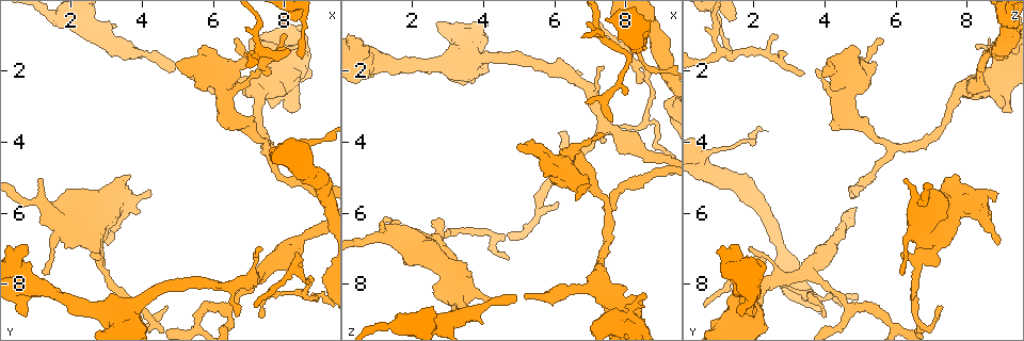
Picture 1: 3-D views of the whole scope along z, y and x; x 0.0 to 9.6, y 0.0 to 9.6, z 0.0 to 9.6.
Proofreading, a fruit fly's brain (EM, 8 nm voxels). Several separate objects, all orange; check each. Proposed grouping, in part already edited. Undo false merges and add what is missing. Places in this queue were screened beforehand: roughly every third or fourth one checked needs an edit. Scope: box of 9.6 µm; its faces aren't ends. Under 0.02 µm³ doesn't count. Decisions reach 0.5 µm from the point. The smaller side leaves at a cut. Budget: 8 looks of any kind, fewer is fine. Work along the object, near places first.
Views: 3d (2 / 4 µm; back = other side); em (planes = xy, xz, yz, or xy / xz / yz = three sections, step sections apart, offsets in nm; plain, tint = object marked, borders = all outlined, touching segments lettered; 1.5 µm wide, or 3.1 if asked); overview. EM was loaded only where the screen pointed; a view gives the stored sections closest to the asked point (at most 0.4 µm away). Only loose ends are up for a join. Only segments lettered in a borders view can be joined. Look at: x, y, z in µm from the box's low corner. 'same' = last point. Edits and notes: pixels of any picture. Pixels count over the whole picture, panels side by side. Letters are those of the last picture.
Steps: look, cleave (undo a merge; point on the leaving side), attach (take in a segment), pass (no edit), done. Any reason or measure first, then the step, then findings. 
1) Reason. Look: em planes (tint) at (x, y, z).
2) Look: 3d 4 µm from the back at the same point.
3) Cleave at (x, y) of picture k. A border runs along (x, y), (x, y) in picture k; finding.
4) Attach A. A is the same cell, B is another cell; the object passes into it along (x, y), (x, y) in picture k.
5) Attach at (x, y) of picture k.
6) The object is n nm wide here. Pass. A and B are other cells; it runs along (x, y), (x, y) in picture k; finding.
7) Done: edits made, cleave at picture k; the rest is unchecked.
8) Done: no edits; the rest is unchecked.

Tapers out. Look: 3d 4 µm at (4.75, 8.60, 7.25).

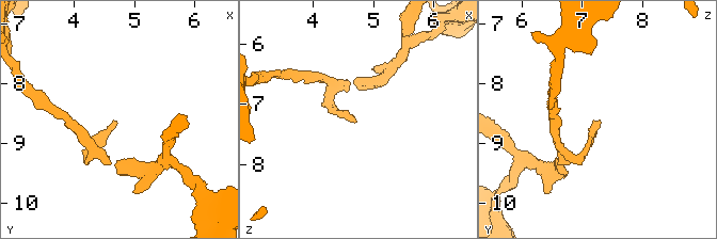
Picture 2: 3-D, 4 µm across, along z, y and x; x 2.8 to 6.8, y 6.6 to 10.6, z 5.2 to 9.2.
Look: em xy step 4 (tint) at (4.70, 8.65, 7.25).

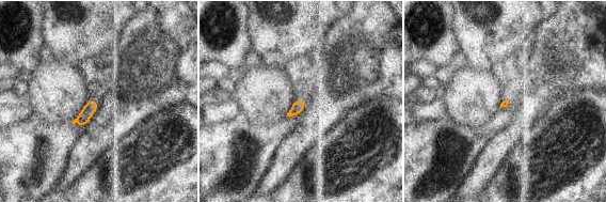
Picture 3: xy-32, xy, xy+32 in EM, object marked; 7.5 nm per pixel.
Look: em planes (borders) at the same point.

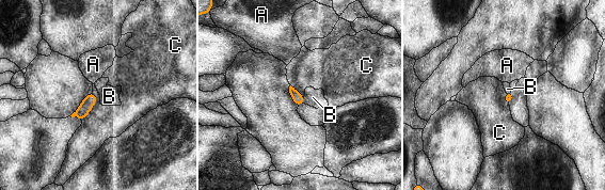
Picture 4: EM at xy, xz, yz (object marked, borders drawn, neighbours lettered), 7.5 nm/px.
Pass. A, B and C are other cells; a border runs along (93, 92), (96, 101), (81, 121) in picture 4; no lettered segment goes on from it.

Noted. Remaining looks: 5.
Free end. Look: 3d 2 µm at (7.30, 8.60, 0.65).

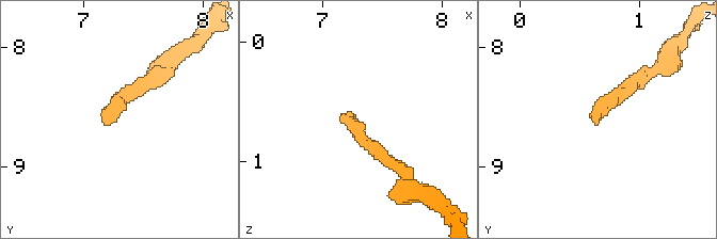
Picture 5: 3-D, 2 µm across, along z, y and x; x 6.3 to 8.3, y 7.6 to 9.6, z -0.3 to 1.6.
Look: em yz step 8 (borders) at (7.26, 8.62, 0.60).

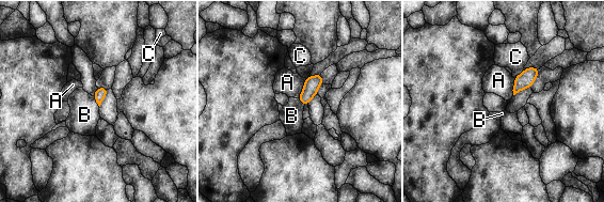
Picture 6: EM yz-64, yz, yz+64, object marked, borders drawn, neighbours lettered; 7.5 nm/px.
Another direction. Look: em planes (borders) at the same point.

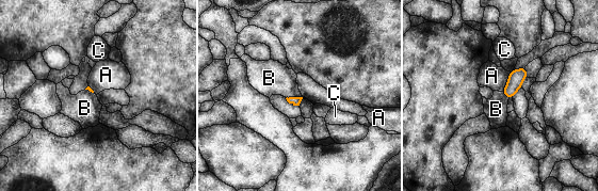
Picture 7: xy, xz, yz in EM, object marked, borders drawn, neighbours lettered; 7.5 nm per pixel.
Attach B. B is the same cell, A and C are other cells; the object passes into it along (293, 100), (293, 97), (269, 78) in picture 7; the neuron continues.

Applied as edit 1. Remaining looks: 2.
Done: edits made, attach at picture 7; the rest is unchecked.

